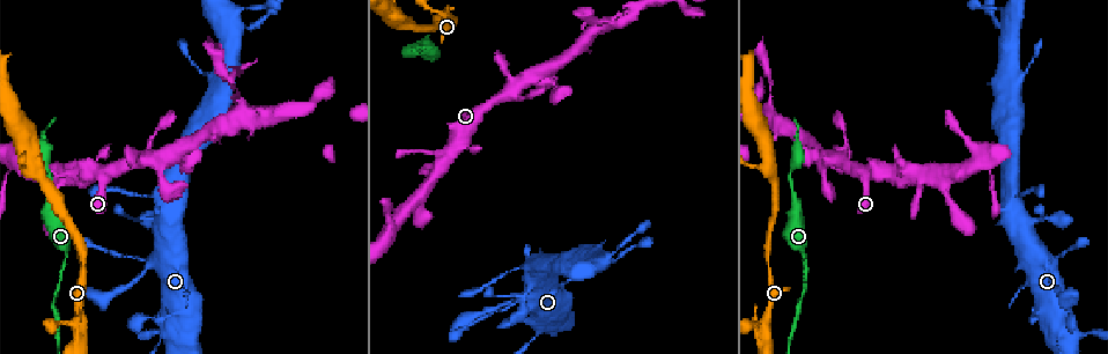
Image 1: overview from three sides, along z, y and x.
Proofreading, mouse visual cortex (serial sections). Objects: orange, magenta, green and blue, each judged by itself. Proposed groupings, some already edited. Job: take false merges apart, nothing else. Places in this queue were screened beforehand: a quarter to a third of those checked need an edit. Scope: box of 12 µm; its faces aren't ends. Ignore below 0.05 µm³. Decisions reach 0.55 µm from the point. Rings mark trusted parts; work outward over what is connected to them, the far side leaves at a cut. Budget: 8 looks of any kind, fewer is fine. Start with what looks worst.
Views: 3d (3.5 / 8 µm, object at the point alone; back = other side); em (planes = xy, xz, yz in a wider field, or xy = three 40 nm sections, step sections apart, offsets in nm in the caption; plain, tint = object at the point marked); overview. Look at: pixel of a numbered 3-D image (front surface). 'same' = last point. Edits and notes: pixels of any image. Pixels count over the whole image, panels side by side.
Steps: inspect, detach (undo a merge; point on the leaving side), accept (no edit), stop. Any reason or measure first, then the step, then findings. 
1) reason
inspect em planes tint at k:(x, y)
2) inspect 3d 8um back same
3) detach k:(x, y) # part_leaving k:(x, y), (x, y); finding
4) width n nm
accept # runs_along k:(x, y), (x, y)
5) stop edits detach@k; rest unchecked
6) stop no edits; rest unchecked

a narrow waist
inspect 3d 3.5um at 1:(159, 199)

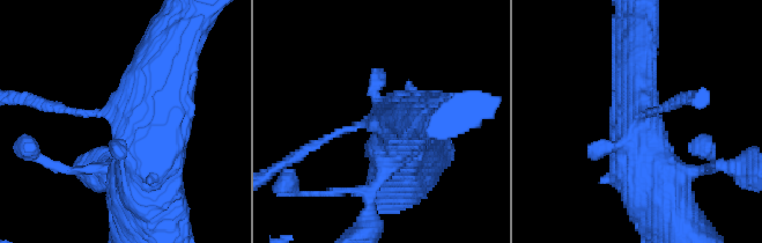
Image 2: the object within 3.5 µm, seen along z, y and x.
shape alone is not enough
inspect em xy step 5 tint at 2:(131, 120)

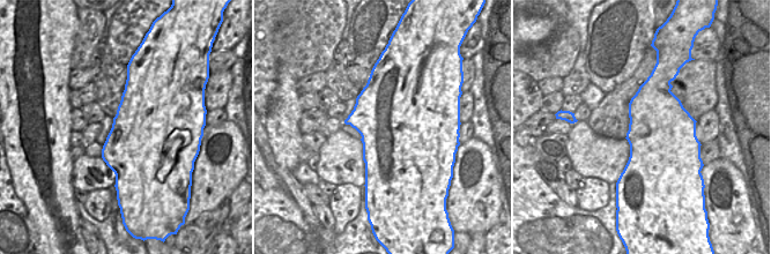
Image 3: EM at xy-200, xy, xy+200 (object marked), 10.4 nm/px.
accept # runs_along 2:(660, 204), (634, 122), (637, 51); continuous, no second cell

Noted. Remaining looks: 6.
inspect 3d 3.5um at 1:(1015, 81)

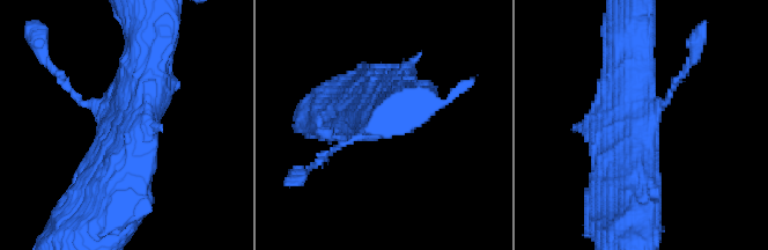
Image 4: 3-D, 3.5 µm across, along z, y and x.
inspect em planes tint at 4:(643, 122)

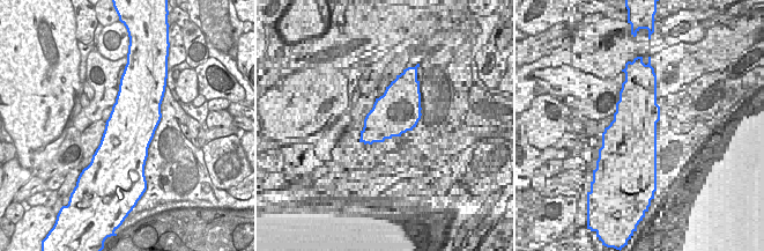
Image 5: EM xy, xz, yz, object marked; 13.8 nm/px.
inspect em xy step 5 tint same

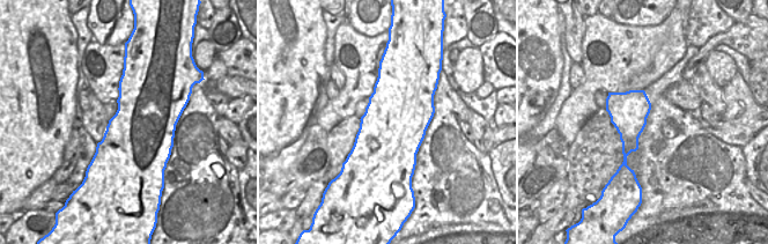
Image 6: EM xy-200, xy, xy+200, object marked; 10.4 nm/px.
accept # runs_along 4:(100, 218), (118, 186), (146, 72); one cell here

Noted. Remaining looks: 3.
narrows sharply
inspect 3d 3.5um at 1:(1078, 332)

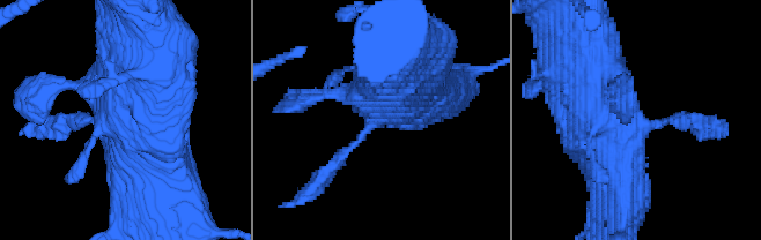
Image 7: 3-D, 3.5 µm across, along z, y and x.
now the EM
inspect em xy step 5 plain at 7:(639, 126)

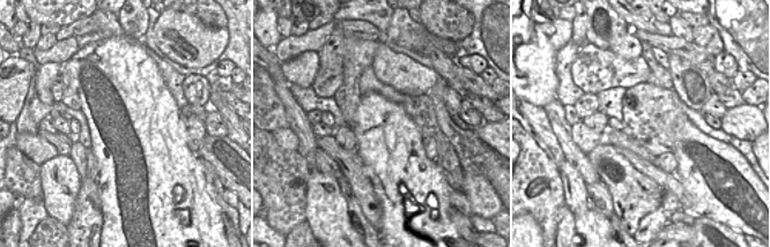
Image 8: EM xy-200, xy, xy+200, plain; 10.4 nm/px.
inspect em xy step 5 tint same

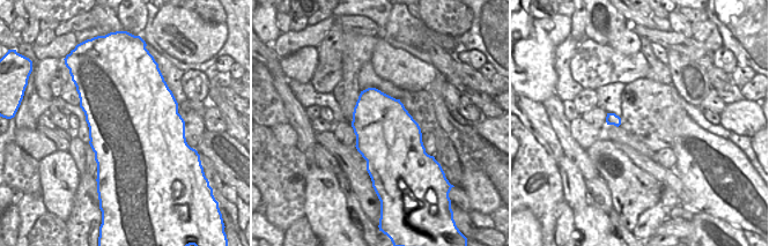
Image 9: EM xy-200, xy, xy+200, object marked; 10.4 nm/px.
accept # runs_along 7:(138, 57), (126, 125), (176, 185); continuous, no second cell

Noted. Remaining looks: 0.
stop no edits; rest unchecked

